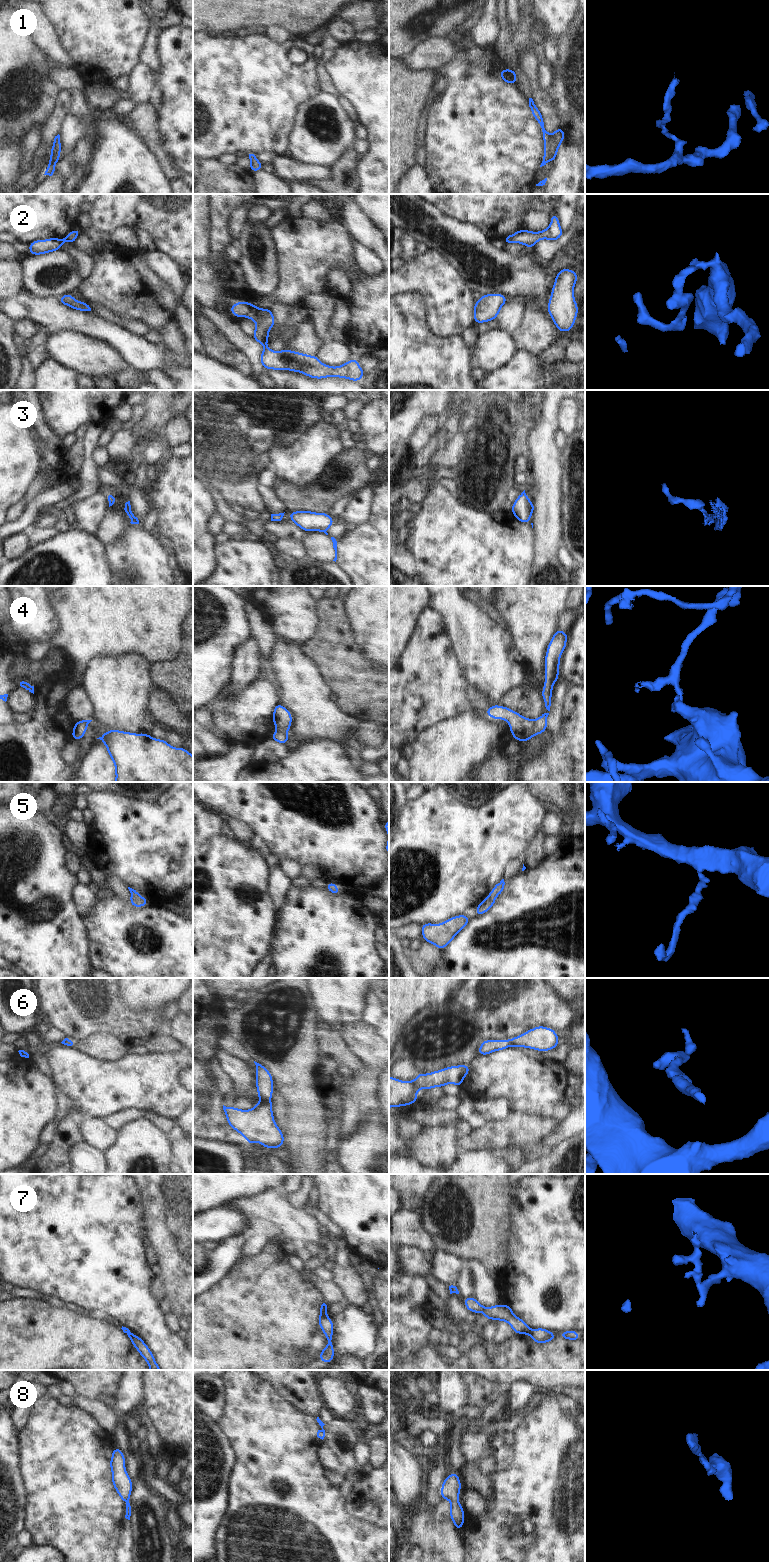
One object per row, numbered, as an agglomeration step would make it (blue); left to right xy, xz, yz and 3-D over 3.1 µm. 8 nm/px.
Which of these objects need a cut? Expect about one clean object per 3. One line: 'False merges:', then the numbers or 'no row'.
False merges: 1, 2, 3, 4, 7

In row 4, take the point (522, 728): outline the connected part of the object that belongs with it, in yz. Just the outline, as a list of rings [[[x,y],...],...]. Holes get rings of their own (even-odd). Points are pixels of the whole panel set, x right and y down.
[[[492,705],[485,713],[493,719],[503,719],[509,723],[513,738],[521,743],[531,740],[535,731],[535,721],[530,720],[517,712],[498,705]]]

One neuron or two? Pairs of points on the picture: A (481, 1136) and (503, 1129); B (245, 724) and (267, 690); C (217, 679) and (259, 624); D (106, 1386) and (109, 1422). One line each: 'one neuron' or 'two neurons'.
A: one neuron
B: one neuron
C: two neurons
D: two neurons

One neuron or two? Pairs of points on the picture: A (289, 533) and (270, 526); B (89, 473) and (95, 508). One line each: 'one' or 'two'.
A: one
B: two

